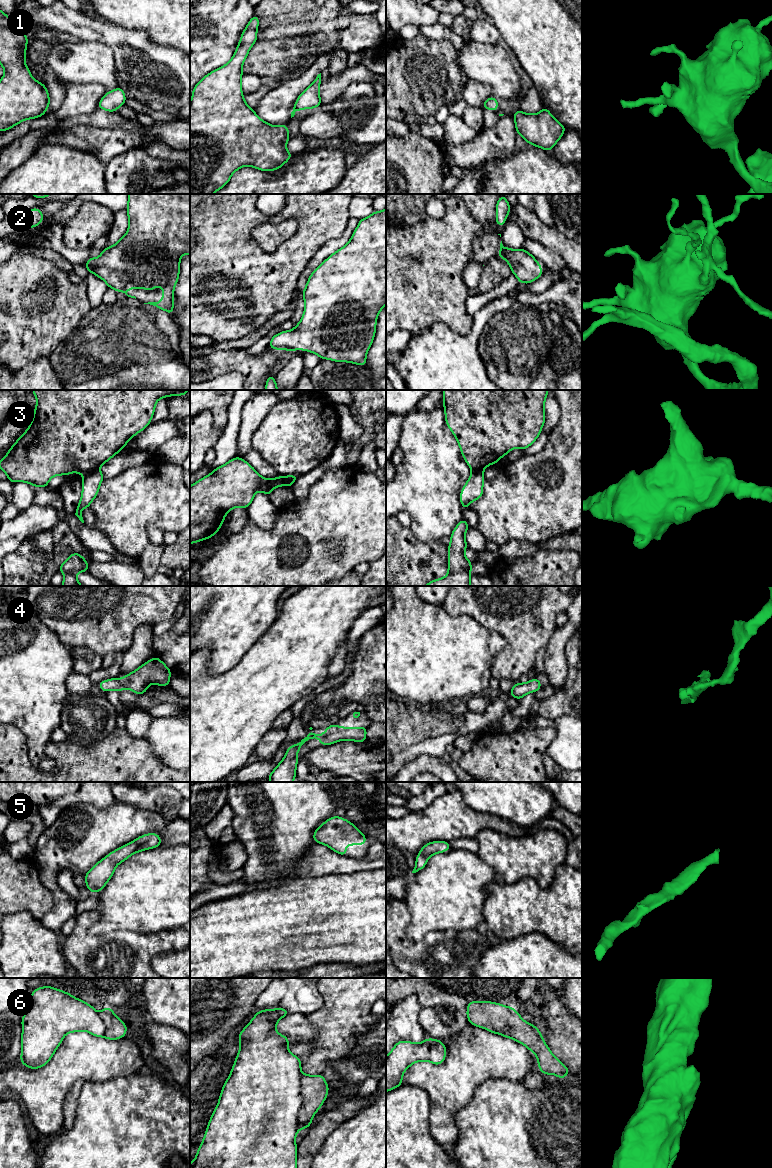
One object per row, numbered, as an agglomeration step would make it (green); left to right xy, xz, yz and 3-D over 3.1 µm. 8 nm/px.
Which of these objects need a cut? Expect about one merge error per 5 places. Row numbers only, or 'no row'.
3, 6

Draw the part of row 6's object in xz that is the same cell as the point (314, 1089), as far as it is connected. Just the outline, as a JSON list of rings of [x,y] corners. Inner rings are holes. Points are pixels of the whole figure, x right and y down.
[[[301,1073],[300,1094],[303,1101],[297,1115],[300,1129],[312,1126],[312,1118],[326,1100],[328,1090],[329,1086],[323,1075]]]

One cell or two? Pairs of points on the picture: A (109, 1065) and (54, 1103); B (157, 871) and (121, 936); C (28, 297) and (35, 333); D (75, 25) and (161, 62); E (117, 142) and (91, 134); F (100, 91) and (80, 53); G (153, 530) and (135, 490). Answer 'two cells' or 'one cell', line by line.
A: one cell
B: two cells
C: one cell
D: one cell
E: one cell
F: two cells
G: two cells

